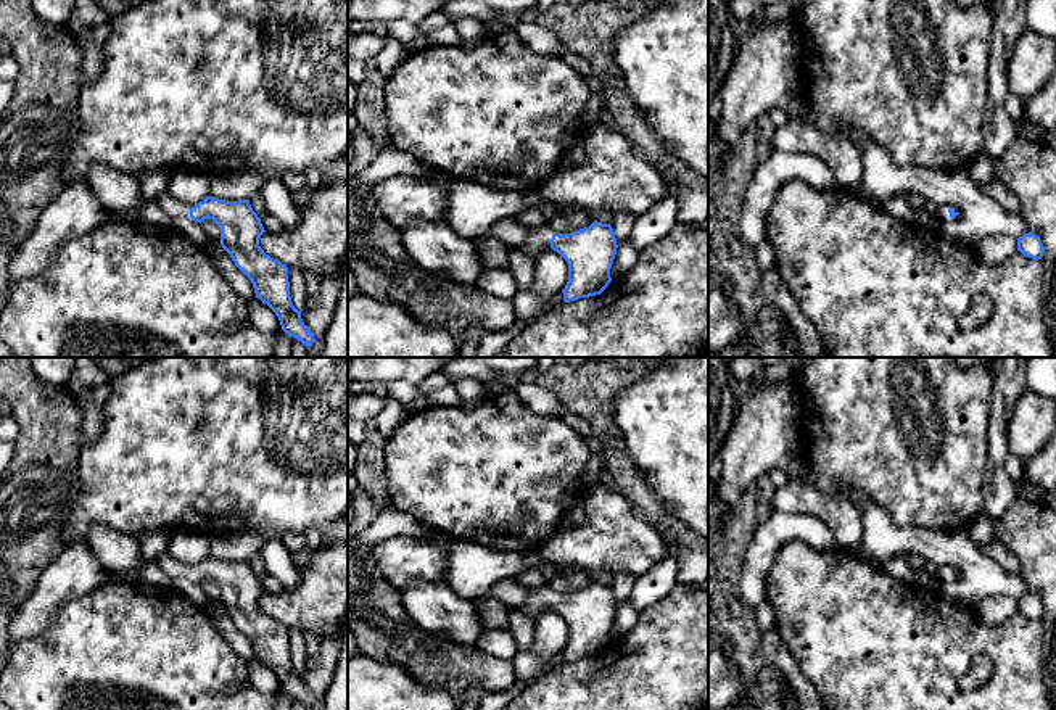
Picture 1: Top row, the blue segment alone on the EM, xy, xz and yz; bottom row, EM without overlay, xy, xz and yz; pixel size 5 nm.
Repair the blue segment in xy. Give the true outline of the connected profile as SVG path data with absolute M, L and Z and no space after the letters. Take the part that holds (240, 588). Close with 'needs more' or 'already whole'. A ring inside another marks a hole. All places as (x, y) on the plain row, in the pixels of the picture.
M169 552L155 562L172 581L192 578L195 583L212 580L221 589L221 607L235 626L251 641L256 658L267 665L280 681L282 691L306 707L312 707L314 696L304 686L290 657L288 628L266 615L259 599L266 592L261 580L248 560L225 562L206 557L188 568Z | needs more

